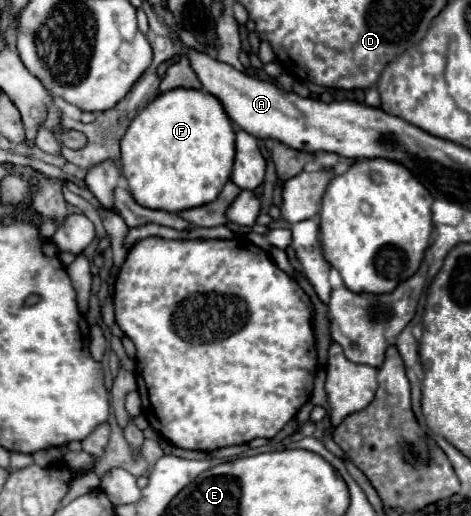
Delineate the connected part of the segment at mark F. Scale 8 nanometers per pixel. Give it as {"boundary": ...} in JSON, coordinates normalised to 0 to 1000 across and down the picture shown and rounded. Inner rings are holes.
{"boundary":[[[369,171],[335,182],[318,194],[272,244],[259,283],[259,337],[276,357],[285,388],[310,403],[386,411],[459,388],[476,357],[488,349],[497,298],[501,298],[501,256],[493,233],[476,217],[463,190],[442,178],[412,171]]]}

